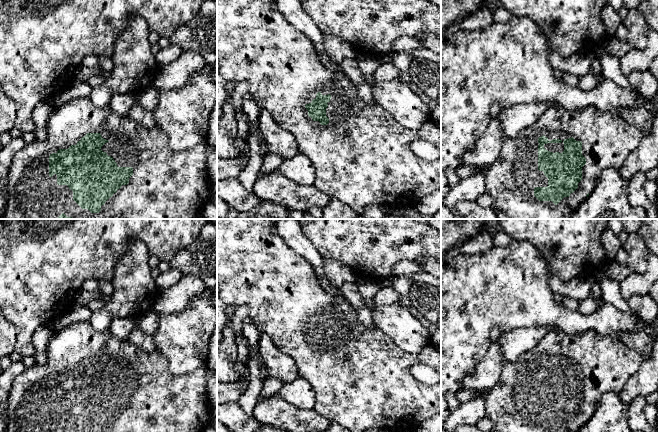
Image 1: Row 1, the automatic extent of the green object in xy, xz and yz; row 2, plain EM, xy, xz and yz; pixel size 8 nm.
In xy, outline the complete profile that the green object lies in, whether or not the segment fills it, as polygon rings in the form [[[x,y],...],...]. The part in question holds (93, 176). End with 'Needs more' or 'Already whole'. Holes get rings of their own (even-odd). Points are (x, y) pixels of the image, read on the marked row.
[[[89,97],[75,98],[62,106],[55,107],[47,119],[47,136],[43,141],[34,140],[15,153],[8,173],[6,185],[6,207],[1,219],[199,219],[203,206],[210,198],[209,169],[206,156],[207,142],[183,151],[169,147],[166,134],[154,124],[144,128],[123,117],[109,107],[95,106]]]. Needs more

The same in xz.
[[[217,0],[217,58],[222,77],[226,81],[233,81],[237,84],[245,82],[249,86],[248,92],[252,100],[259,108],[266,109],[274,122],[294,137],[299,151],[312,162],[315,168],[315,187],[330,197],[335,197],[347,204],[358,215],[362,215],[365,208],[370,205],[379,207],[388,205],[393,209],[416,207],[424,196],[441,189],[441,157],[435,161],[426,161],[414,155],[410,148],[413,141],[426,140],[441,151],[441,125],[429,119],[420,129],[414,131],[407,130],[377,102],[373,101],[372,104],[364,103],[359,98],[353,82],[341,68],[338,72],[333,72],[320,62],[312,41],[285,19],[277,8],[276,0]]]. Needs more

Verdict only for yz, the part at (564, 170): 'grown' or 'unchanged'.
grown

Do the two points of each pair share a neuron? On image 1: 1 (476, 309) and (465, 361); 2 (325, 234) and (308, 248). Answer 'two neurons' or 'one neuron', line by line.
1: one neuron
2: two neurons

